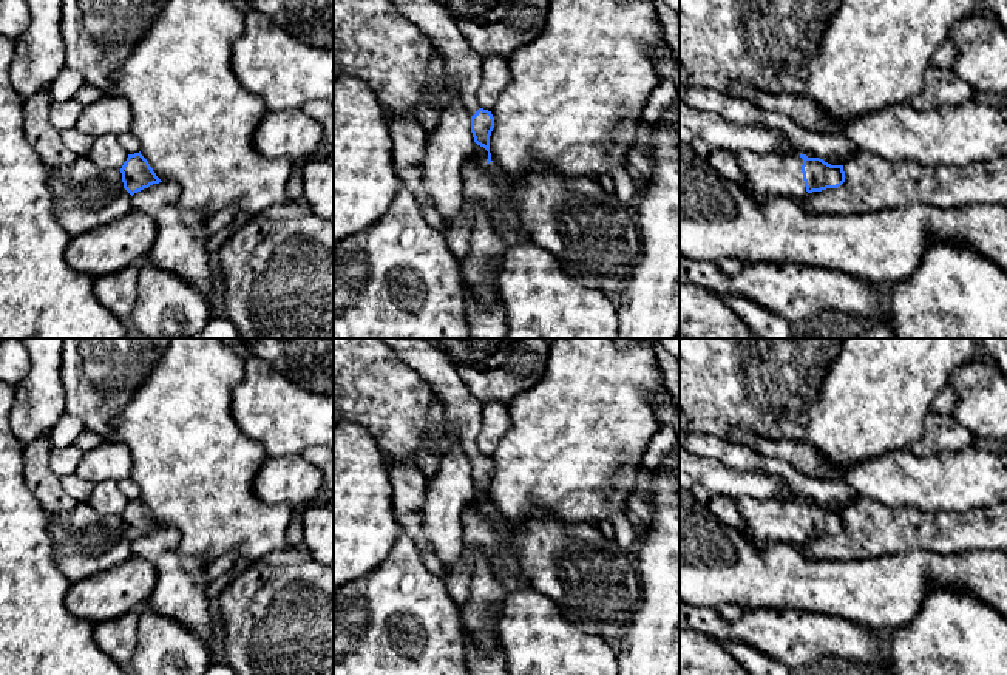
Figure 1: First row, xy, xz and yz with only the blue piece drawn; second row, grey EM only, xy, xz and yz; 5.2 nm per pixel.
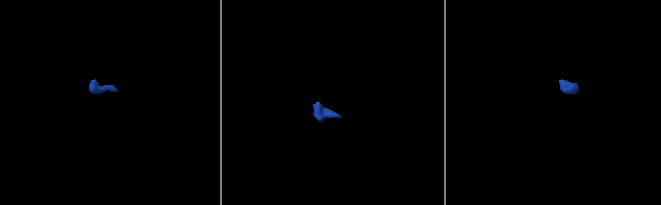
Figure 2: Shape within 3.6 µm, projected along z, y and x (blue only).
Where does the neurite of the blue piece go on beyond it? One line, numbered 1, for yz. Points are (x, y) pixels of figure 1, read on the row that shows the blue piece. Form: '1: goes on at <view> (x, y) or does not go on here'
1: goes on at yz (776, 175)

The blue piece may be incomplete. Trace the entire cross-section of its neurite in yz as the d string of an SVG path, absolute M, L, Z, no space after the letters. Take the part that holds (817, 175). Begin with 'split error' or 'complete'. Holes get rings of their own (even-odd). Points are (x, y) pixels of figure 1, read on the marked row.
split error; M749 150L734 154L748 184L769 196L802 202L808 193L837 188L845 182L843 165L831 165L820 158L758 156Z

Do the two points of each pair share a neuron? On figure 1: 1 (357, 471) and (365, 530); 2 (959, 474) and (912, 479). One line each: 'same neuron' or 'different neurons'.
1: same neuron
2: same neuron

